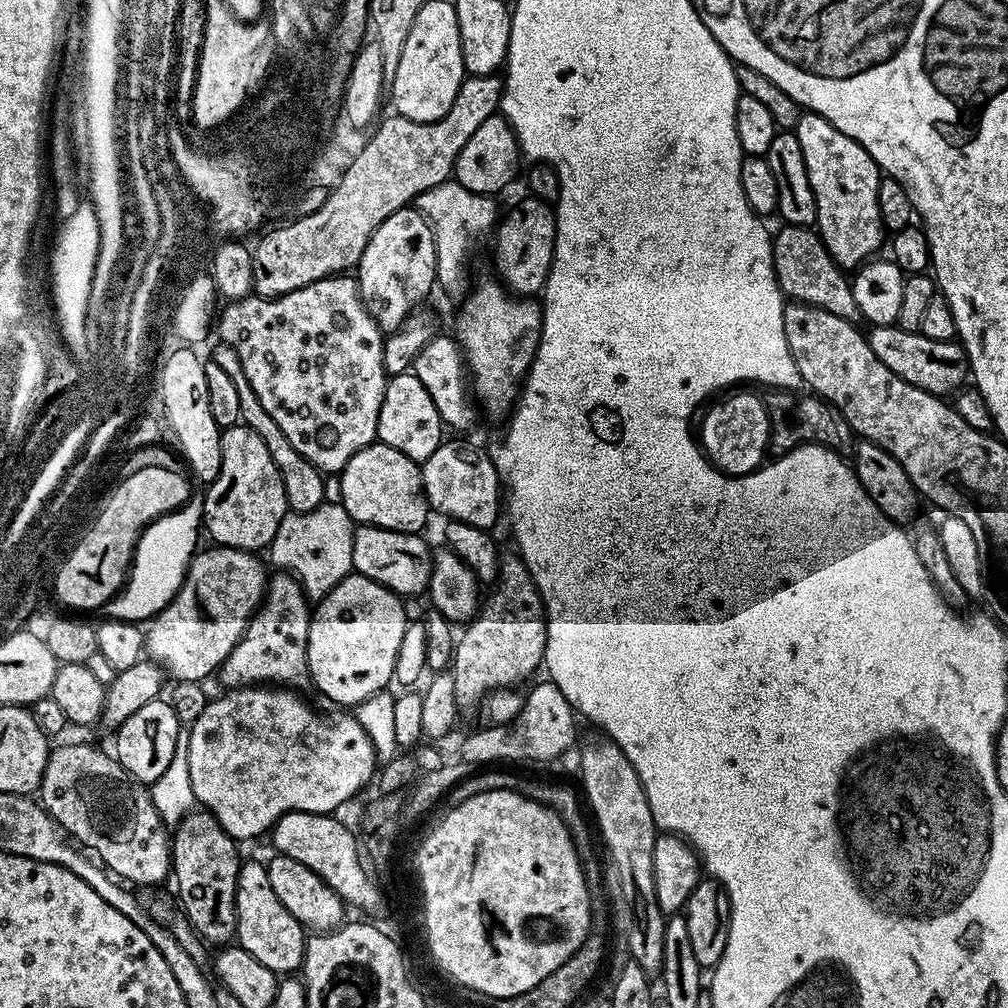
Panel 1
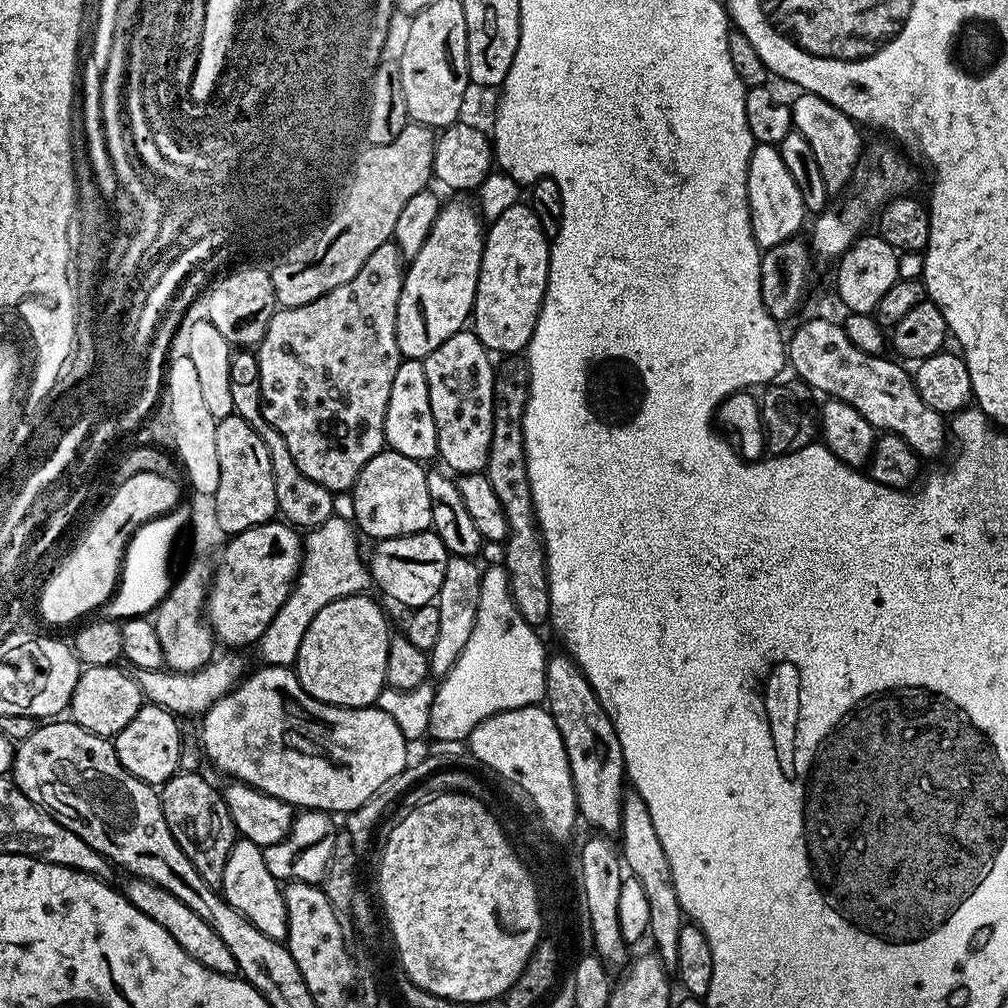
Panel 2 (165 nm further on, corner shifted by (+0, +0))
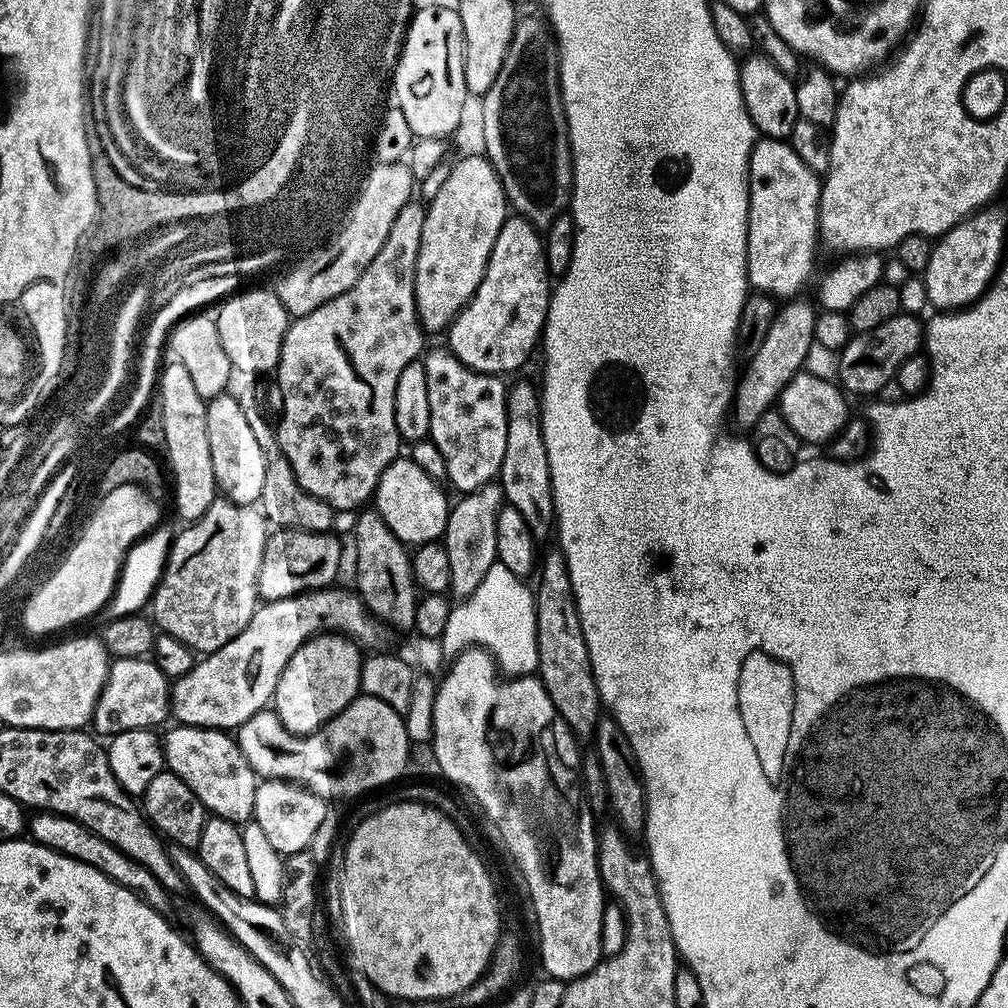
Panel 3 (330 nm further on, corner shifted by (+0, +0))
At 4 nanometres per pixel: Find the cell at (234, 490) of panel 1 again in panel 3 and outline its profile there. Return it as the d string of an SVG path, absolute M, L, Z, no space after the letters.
M221 394L207 401L206 438L210 438L210 458L214 466L216 487L227 499L236 504L256 504L262 494L262 482L266 478L266 458L250 422L242 412L235 395Z

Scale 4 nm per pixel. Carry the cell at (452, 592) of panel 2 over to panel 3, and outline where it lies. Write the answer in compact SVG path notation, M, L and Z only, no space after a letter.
M499 483L484 484L472 492L463 493L460 501L453 503L448 509L448 521L442 537L442 545L449 559L449 584L451 595L456 598L467 598L474 594L481 585L490 566L497 561L498 546L498 514L505 507L504 491Z

